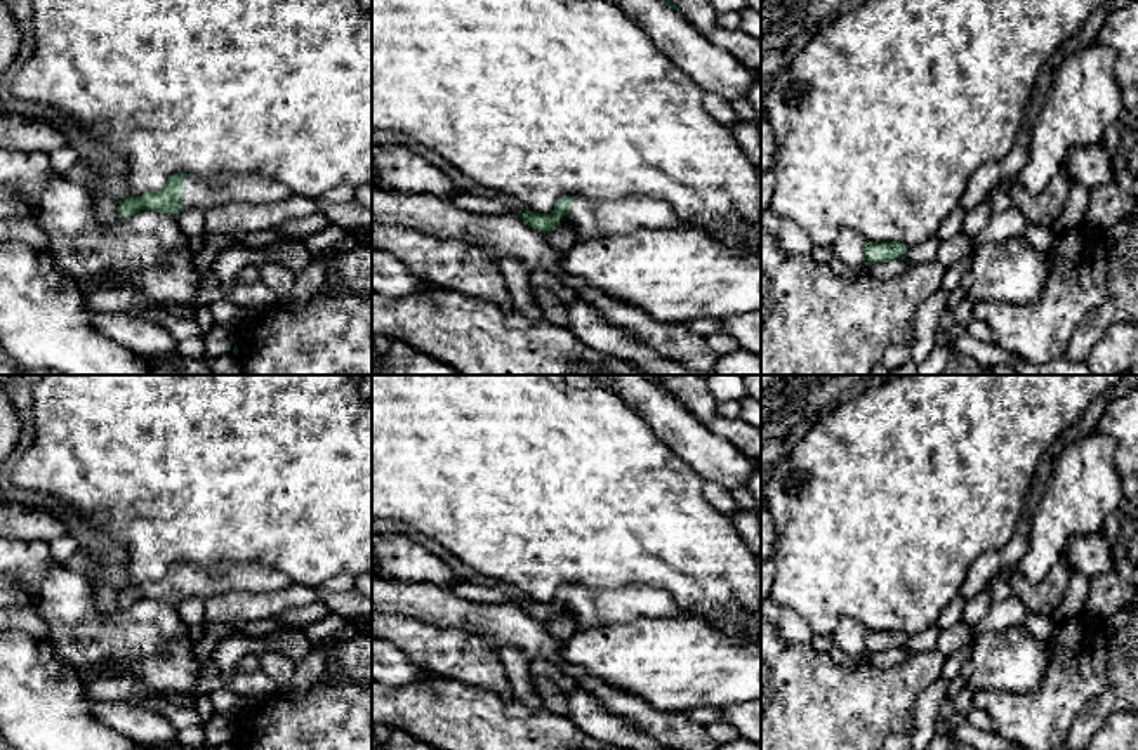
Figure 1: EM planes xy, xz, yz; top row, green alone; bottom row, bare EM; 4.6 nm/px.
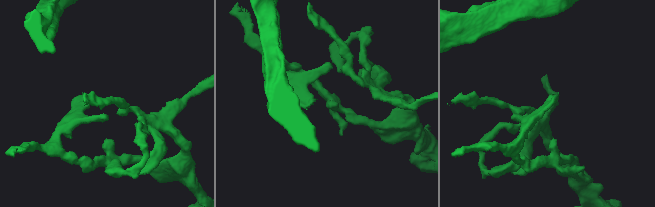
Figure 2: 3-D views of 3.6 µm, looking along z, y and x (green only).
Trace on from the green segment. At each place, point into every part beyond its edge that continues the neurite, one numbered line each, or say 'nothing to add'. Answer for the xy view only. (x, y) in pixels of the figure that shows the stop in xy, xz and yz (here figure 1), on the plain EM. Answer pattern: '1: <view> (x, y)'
1: xy (244, 577)

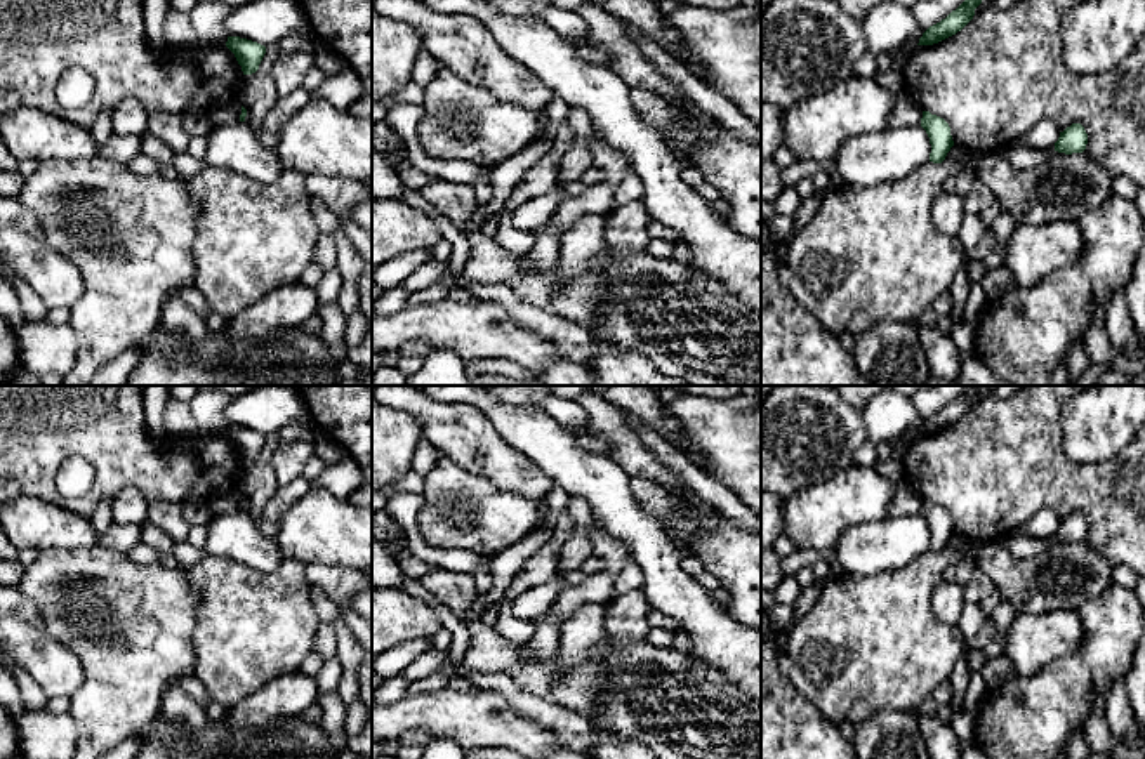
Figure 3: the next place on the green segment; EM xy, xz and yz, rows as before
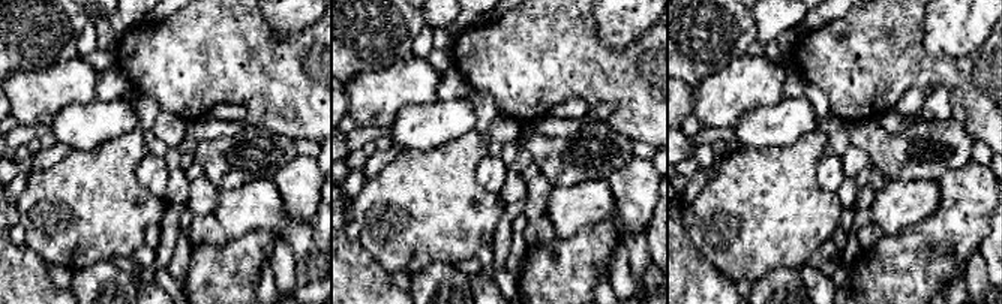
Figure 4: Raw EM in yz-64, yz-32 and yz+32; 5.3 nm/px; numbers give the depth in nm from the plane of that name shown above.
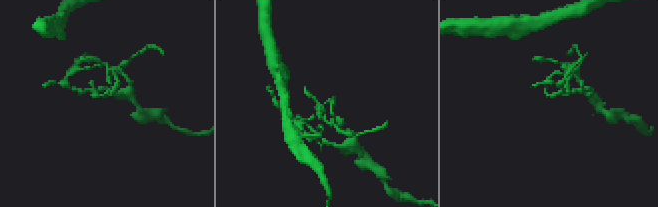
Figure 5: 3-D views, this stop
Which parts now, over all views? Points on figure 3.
nothing to add

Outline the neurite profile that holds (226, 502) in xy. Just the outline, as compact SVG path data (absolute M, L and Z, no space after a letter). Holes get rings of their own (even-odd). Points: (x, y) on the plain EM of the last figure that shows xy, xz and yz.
M235 488L228 493L212 497L208 502L214 514L238 512L242 504L242 493L238 488Z

